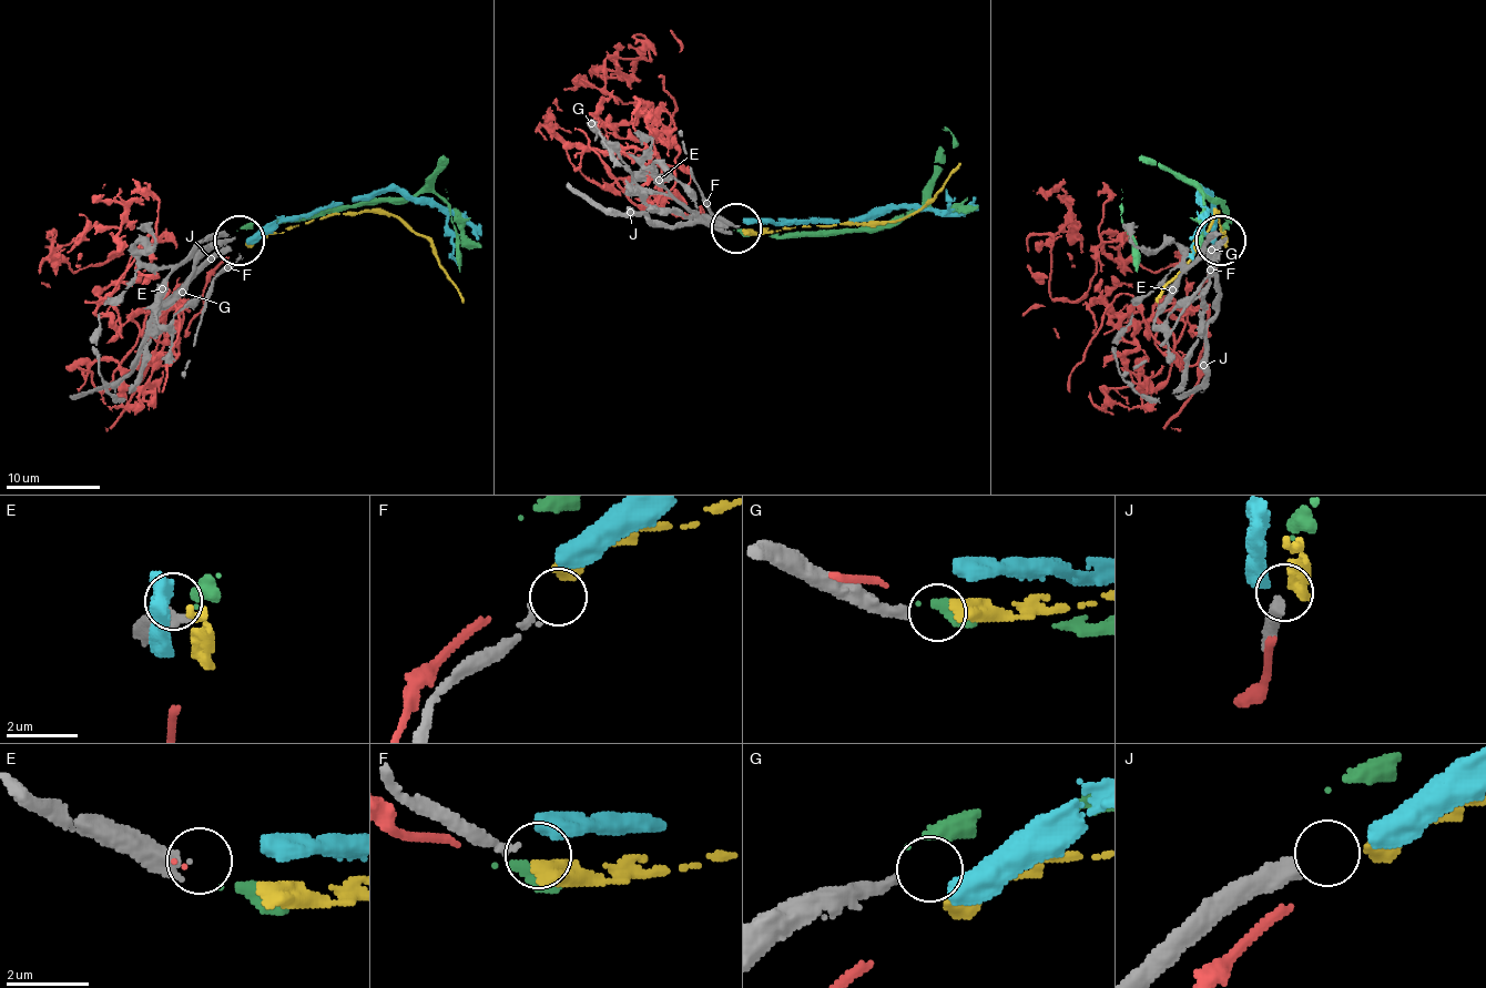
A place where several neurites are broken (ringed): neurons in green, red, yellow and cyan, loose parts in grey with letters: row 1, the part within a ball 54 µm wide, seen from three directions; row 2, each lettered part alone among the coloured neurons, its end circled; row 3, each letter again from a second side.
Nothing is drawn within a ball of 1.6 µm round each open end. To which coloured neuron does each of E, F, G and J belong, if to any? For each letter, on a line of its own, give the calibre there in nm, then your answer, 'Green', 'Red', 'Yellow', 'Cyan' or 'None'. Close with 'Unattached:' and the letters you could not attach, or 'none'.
E: Thickness 500 nm. Green
F: Thickness 160 nm. Yellow
G: Thickness 260 nm. None
J: Thickness 420 nm. None
Unattached: G, J

